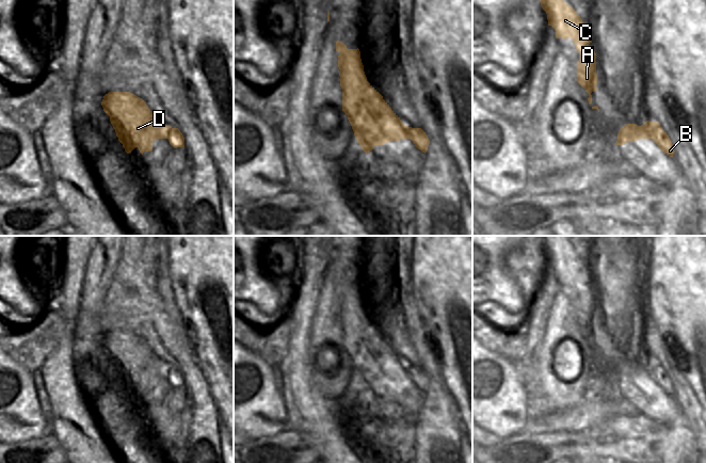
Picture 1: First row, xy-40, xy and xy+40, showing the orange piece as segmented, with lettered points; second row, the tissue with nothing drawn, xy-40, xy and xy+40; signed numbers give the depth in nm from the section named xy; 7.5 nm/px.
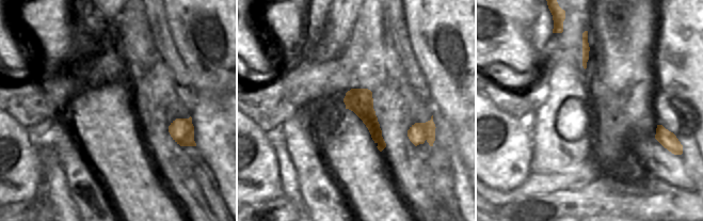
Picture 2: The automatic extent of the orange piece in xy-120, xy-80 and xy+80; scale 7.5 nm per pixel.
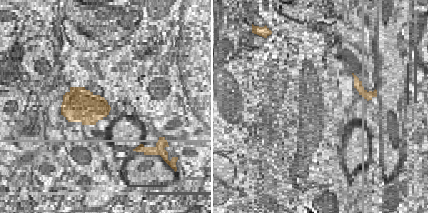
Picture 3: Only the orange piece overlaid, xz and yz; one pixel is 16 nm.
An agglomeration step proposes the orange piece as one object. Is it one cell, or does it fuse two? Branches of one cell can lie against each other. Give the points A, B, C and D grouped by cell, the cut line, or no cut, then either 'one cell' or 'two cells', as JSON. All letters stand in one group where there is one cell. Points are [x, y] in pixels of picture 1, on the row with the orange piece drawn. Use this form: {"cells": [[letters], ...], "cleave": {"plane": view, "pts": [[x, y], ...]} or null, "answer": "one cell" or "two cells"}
{"cells": [["A", "C", "D"], ["B"]], "cleave": {"plane": "xy+40", "pts": [[645, 122], [648, 134], [656, 142]]}, "answer": "two cells"}

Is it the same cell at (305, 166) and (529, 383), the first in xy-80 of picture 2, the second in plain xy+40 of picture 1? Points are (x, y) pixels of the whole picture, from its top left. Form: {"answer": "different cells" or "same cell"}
{"answer": "same cell"}

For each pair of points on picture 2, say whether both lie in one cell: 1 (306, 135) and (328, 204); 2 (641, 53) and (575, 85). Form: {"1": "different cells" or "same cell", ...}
{"1": "same cell", "2": "different cells"}

